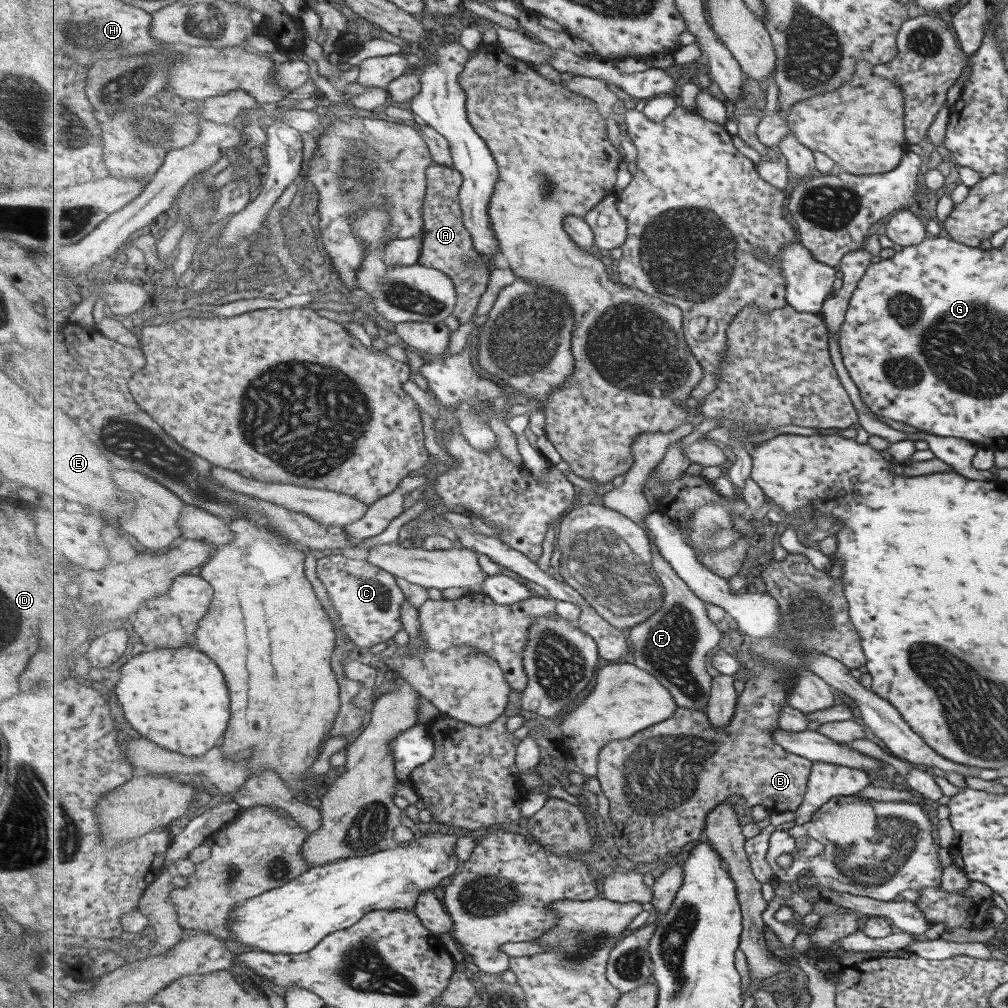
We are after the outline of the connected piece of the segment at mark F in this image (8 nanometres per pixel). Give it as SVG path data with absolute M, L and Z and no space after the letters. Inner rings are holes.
M650 535L650 543L655 550L655 570L667 588L667 594L663 606L646 623L627 631L634 663L667 686L674 693L679 707L707 712L714 687L714 680L709 677L707 654L725 642L725 629L707 616L707 603L695 594L694 589L666 561L659 546L655 545L653 535Z

